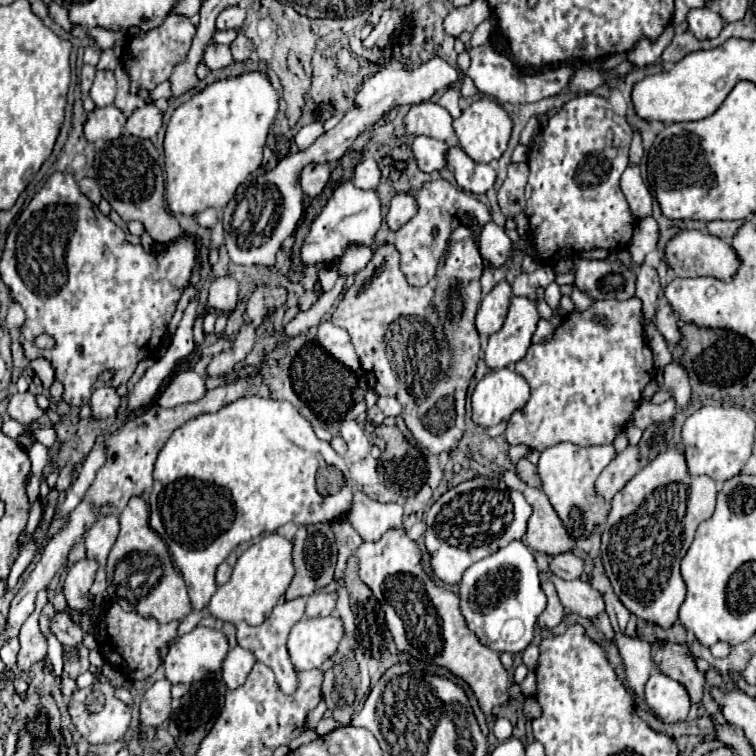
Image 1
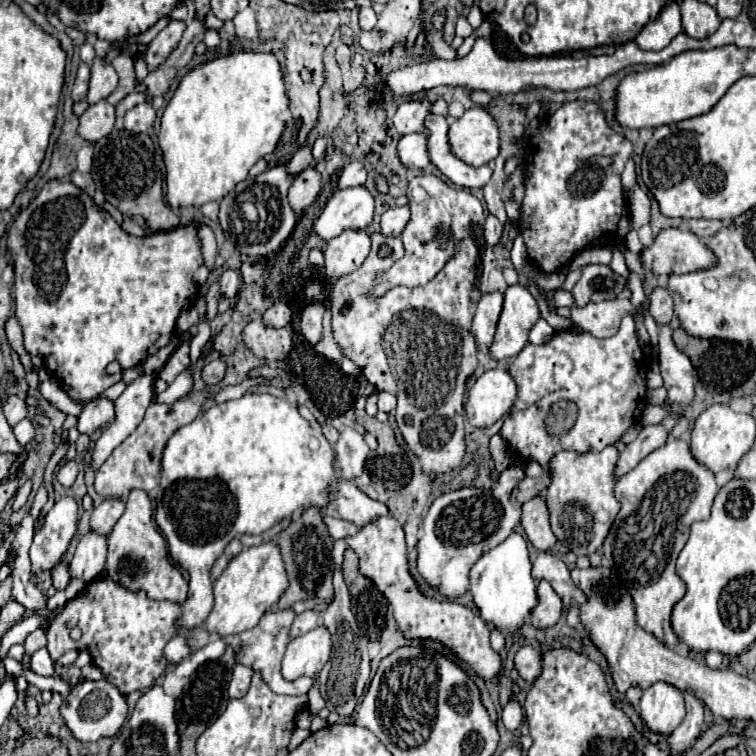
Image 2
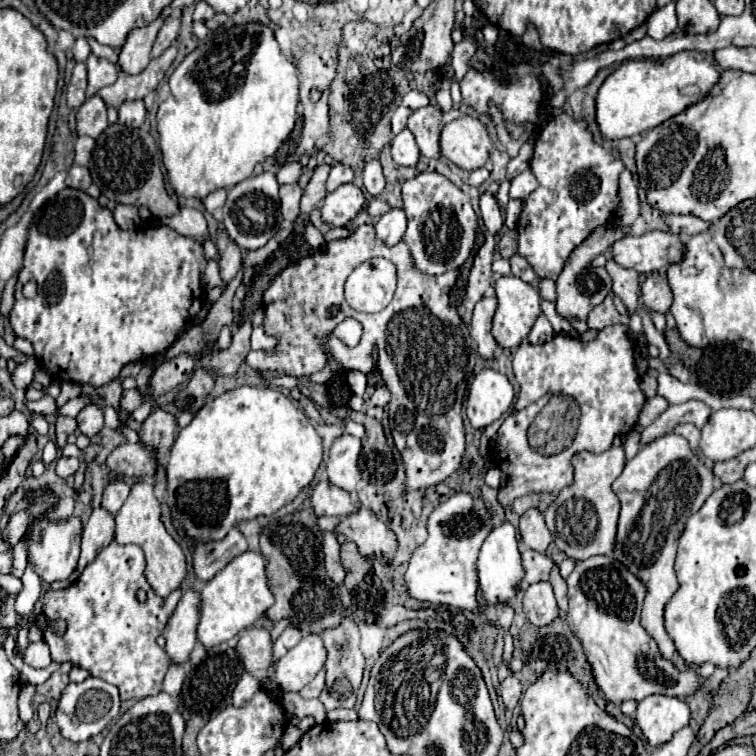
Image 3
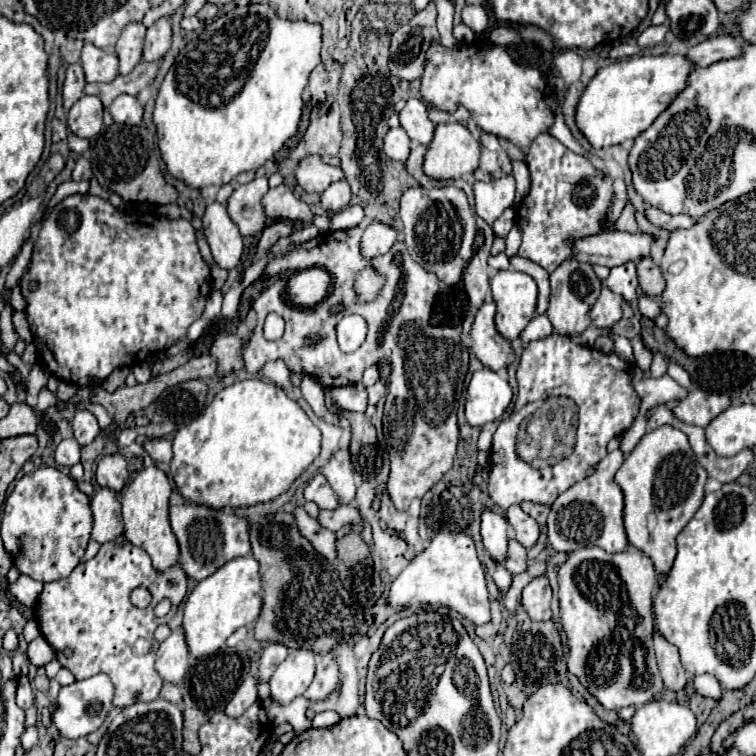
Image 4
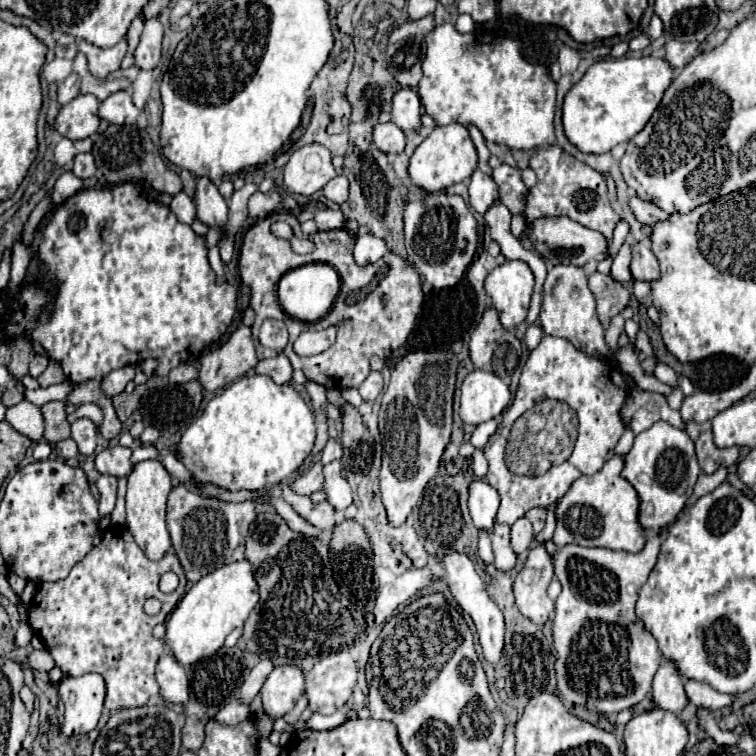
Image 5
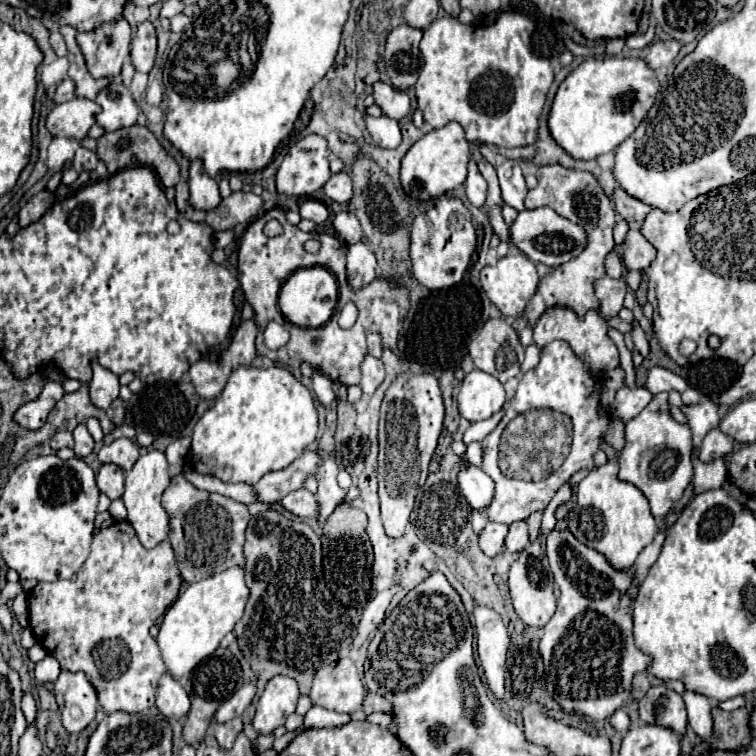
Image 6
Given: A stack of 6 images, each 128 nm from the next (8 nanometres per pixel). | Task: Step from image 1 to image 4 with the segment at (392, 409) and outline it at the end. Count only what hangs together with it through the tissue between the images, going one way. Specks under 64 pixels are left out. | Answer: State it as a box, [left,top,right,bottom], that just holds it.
[366,380,386,404]

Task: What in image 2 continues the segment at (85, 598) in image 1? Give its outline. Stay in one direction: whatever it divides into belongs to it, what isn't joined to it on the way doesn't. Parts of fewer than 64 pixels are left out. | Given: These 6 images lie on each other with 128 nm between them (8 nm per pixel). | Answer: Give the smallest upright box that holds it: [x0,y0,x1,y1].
[70,530,106,582]

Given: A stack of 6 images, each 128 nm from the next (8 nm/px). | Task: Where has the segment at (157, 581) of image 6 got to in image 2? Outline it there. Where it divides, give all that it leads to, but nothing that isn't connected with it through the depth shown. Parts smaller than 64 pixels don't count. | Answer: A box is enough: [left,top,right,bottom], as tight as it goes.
[46,576,180,696]

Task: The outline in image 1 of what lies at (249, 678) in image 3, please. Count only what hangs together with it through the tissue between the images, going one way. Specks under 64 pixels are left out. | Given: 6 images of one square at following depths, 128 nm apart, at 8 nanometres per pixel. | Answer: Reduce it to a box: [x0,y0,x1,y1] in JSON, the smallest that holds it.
[222,646,256,690]

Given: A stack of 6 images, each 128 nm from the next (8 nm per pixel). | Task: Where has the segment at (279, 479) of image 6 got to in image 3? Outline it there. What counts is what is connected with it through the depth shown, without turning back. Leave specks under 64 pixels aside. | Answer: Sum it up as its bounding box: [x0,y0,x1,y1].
[310,480,358,516]

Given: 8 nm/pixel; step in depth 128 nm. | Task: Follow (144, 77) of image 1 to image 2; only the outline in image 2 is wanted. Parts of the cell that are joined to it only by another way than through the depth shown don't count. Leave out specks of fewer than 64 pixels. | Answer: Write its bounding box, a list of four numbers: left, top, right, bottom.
[146,20,186,70]

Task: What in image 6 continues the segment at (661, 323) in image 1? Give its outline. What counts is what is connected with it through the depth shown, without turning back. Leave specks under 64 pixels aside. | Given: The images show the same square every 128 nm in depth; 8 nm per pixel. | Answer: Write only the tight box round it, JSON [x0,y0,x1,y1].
[620,228,656,272]

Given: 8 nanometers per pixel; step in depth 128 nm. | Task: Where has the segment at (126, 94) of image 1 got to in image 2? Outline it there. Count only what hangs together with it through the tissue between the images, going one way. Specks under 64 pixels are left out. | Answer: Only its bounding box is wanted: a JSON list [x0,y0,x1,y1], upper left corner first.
[106,56,138,106]

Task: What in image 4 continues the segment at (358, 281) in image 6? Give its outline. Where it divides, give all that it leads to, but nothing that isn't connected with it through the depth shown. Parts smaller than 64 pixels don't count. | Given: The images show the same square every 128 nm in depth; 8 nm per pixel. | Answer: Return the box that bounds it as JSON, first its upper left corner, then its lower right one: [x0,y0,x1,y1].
[360,222,398,258]

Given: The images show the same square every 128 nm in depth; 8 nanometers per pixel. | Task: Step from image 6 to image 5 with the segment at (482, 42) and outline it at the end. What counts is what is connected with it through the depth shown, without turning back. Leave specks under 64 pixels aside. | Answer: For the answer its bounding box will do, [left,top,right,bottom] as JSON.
[418,24,556,150]

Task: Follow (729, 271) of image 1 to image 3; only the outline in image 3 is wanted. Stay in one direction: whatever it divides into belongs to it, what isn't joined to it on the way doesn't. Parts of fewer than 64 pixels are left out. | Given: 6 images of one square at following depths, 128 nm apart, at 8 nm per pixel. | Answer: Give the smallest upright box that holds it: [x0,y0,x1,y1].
[610,232,684,274]

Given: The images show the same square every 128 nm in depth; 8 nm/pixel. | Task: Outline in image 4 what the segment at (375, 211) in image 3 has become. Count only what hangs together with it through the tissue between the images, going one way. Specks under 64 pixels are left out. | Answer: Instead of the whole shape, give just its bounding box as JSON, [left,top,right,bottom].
[330,206,364,230]

